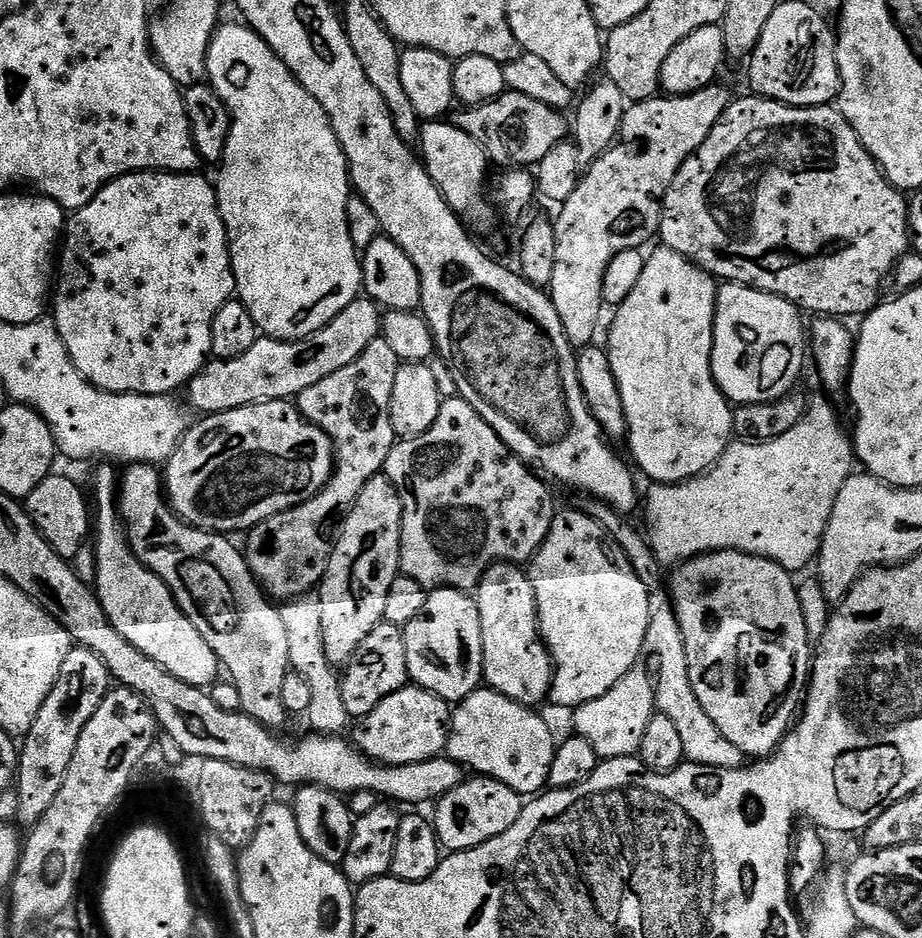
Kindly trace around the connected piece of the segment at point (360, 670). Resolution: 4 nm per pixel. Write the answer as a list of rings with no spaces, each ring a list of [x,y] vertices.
[[[381,622],[366,634],[362,646],[358,646],[347,664],[343,665],[340,676],[342,702],[349,717],[363,718],[378,706],[378,702],[382,702],[382,698],[390,698],[390,694],[402,690],[408,683],[403,631],[398,626]]]

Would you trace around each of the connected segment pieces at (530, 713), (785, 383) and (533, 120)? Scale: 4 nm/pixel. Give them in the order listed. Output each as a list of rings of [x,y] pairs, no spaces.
[[[481,686],[476,691],[471,692],[465,700],[459,701],[452,708],[452,723],[448,725],[448,747],[446,749],[446,755],[448,759],[455,760],[457,764],[463,766],[465,769],[471,770],[473,773],[479,774],[481,777],[489,780],[497,780],[502,782],[506,786],[510,786],[510,790],[514,790],[522,798],[532,798],[537,794],[543,793],[548,788],[548,779],[550,778],[550,766],[554,762],[554,754],[556,753],[556,746],[558,743],[557,737],[552,737],[552,728],[543,720],[540,716],[535,716],[537,713],[533,709],[528,708],[524,704],[514,702],[510,698],[506,698],[502,694],[498,694],[494,689]]]
[[[724,282],[716,294],[716,321],[712,327],[712,377],[733,405],[765,404],[789,395],[806,360],[806,320],[801,309],[781,296]]]
[[[507,90],[490,102],[464,106],[459,110],[461,112],[457,111],[454,116],[458,130],[466,130],[466,134],[470,134],[470,138],[474,138],[478,146],[482,146],[489,161],[493,165],[501,164],[501,169],[504,170],[539,164],[542,158],[546,158],[546,153],[558,146],[558,142],[565,140],[570,132],[565,113],[555,112],[550,106],[542,106],[542,102],[526,98],[526,94]]]

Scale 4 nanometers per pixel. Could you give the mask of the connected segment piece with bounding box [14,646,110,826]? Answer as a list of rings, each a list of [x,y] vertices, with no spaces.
[[[79,646],[72,647],[66,654],[66,662],[62,662],[62,670],[58,670],[58,678],[46,694],[46,702],[42,702],[42,710],[38,710],[38,718],[34,718],[34,726],[22,738],[18,748],[18,763],[14,791],[18,794],[18,814],[16,820],[31,826],[39,822],[42,814],[50,810],[54,798],[58,798],[58,790],[62,790],[62,782],[66,778],[66,770],[70,770],[70,758],[74,758],[74,746],[78,746],[78,738],[82,738],[82,730],[86,722],[98,710],[102,698],[110,690],[110,677],[102,658],[90,650]]]

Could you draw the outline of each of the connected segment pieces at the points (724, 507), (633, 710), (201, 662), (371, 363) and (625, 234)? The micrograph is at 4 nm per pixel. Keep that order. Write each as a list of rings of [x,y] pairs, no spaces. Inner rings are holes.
[[[819,395],[808,400],[808,408],[804,412],[802,422],[798,422],[798,426],[794,426],[794,430],[782,434],[782,438],[774,438],[770,442],[762,442],[761,444],[733,442],[728,445],[728,449],[722,454],[722,458],[718,458],[718,462],[712,468],[709,468],[707,472],[703,472],[701,476],[684,480],[681,484],[653,483],[651,485],[652,489],[648,492],[648,501],[645,504],[643,501],[642,512],[644,508],[644,516],[648,519],[646,535],[650,546],[654,550],[654,558],[658,558],[658,562],[664,569],[675,569],[688,560],[693,560],[696,556],[705,556],[708,552],[734,550],[735,552],[745,552],[746,554],[754,554],[772,560],[778,566],[785,568],[787,572],[799,574],[811,560],[813,563],[819,557],[820,543],[826,534],[826,526],[830,522],[830,510],[834,510],[834,498],[838,498],[838,490],[842,490],[846,478],[853,475],[854,472],[854,468],[852,468],[852,464],[854,465],[853,441],[850,439],[849,433],[847,436],[840,429],[840,416],[836,413],[835,406],[828,401],[831,399],[827,395]]]
[[[641,658],[602,698],[592,699],[573,711],[573,729],[594,746],[599,759],[636,756],[640,751],[642,738],[645,737],[646,726],[652,715],[655,715],[655,705],[655,683]]]
[[[108,462],[101,463],[96,477],[92,480],[94,496],[94,544],[96,540],[96,584],[94,591],[100,599],[102,610],[108,621],[146,658],[158,662],[174,678],[186,682],[195,688],[211,689],[222,676],[220,659],[210,650],[210,642],[198,634],[194,622],[186,618],[186,614],[172,597],[172,591],[148,569],[143,562],[137,560],[128,545],[127,533],[118,511],[118,472]]]
[[[381,338],[370,342],[370,346],[366,346],[366,350],[362,350],[362,354],[354,358],[354,362],[350,362],[350,366],[342,366],[342,370],[330,374],[330,378],[322,378],[322,382],[310,386],[310,390],[302,390],[302,394],[295,397],[294,403],[301,414],[330,438],[334,467],[327,486],[317,496],[302,502],[296,508],[266,518],[247,533],[248,568],[273,601],[295,600],[297,596],[309,595],[319,585],[324,579],[324,571],[328,569],[338,529],[348,517],[348,511],[354,506],[354,502],[358,502],[358,494],[362,494],[366,482],[383,473],[386,458],[390,458],[390,450],[398,442],[396,431],[390,422],[390,394],[394,394],[394,374],[398,374],[401,363],[390,342]]]
[[[717,82],[698,90],[689,96],[661,95],[650,100],[629,103],[624,109],[620,135],[615,144],[605,150],[592,164],[587,165],[578,186],[564,204],[559,205],[556,225],[556,245],[554,246],[554,274],[550,285],[550,295],[558,318],[566,330],[566,338],[572,347],[579,350],[589,347],[600,328],[600,315],[606,311],[602,298],[602,278],[606,278],[606,266],[622,250],[643,249],[644,243],[660,231],[660,216],[664,212],[664,199],[678,174],[678,170],[714,130],[722,114],[732,103],[734,96]]]

